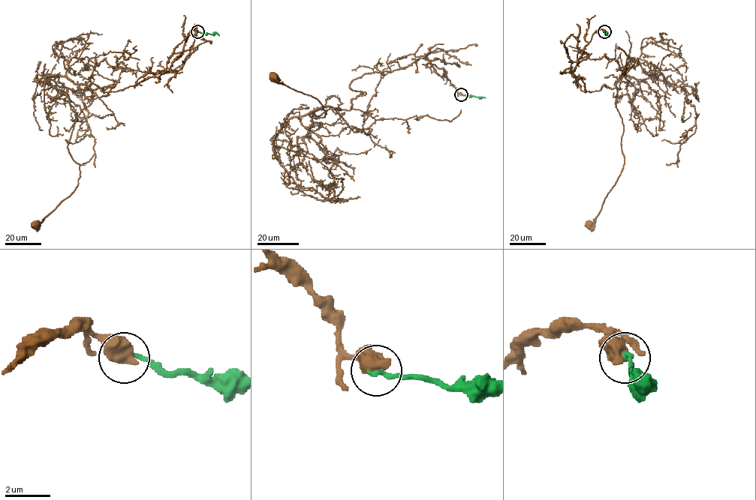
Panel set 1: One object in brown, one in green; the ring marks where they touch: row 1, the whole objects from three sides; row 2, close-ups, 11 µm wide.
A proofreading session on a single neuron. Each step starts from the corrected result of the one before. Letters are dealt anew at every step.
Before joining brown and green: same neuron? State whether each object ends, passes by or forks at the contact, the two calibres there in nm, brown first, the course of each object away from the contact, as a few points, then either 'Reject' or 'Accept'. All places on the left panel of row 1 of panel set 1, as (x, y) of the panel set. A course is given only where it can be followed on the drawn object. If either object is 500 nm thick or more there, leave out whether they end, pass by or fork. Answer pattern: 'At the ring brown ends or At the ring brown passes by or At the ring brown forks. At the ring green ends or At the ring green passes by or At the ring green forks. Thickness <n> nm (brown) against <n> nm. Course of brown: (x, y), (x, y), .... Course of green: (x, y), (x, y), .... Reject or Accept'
Thickness 750 nm (brown) against 240 nm. Course of brown: (197, 31), (157, 76), (91, 90), (67, 145), (77, 186), (33, 223). Course of green: (197, 31), (217, 33), (219, 35). Reject

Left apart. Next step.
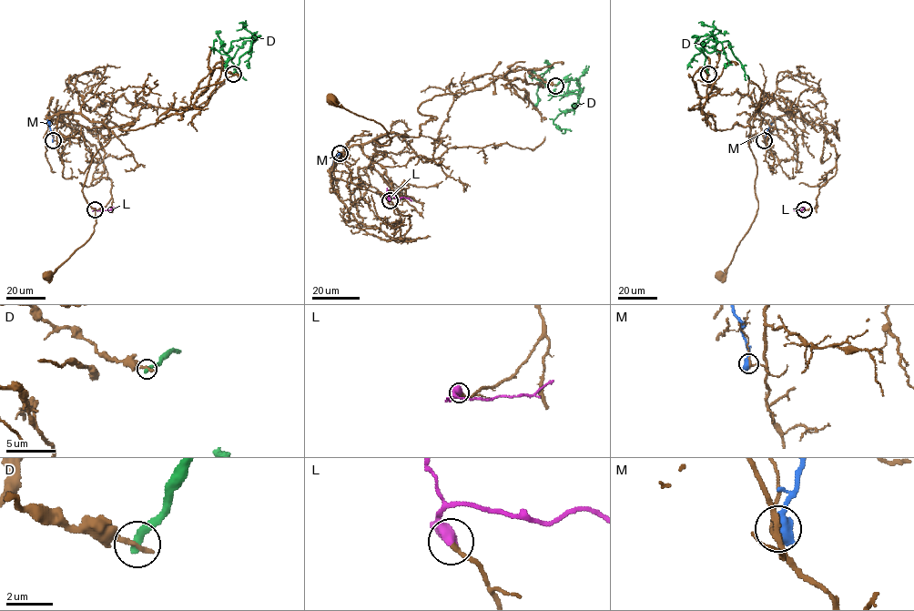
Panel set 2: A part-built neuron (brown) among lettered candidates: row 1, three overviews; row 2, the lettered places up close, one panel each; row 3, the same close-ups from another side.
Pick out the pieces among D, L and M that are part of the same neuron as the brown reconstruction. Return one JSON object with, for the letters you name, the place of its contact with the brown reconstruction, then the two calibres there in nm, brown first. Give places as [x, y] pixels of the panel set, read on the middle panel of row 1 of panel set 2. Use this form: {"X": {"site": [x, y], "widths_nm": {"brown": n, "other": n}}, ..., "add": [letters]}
{"L": {"site": [390, 200], "widths_nm": {"brown": 260, "other": 650}}, "add": ["L"]}

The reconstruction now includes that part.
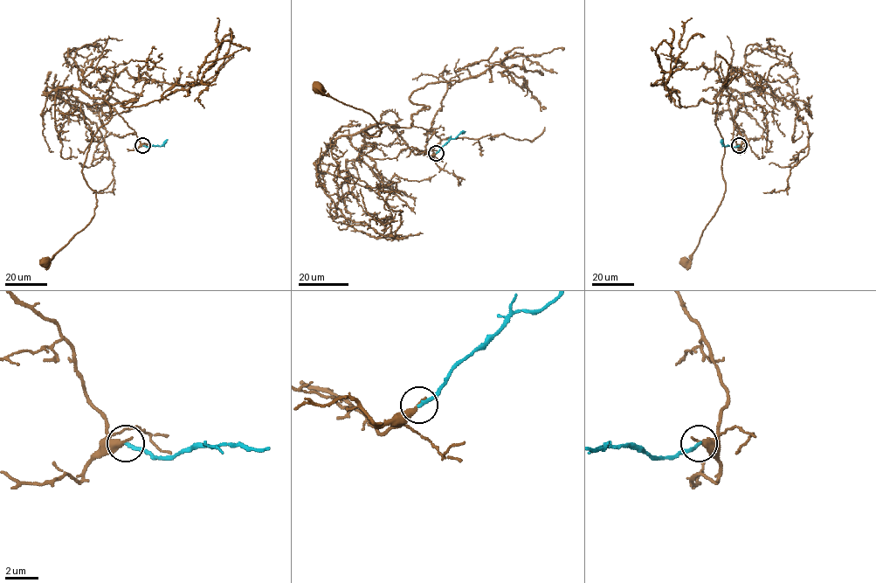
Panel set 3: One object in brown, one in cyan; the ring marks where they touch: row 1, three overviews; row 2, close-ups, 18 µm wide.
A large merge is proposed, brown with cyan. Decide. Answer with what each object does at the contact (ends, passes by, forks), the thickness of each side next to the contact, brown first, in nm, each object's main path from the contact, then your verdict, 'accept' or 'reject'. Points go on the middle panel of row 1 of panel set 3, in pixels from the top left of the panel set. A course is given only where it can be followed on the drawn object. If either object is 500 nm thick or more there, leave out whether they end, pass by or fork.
brown ends; cyan ends; calibres 360 and 200 nm; course brown (436, 153), (409, 147), (371, 159), (351, 135), (398, 126), (369, 136), (381, 132), (369, 114), (315, 88); course cyan (436, 153), (451, 139), (465, 131); reject

